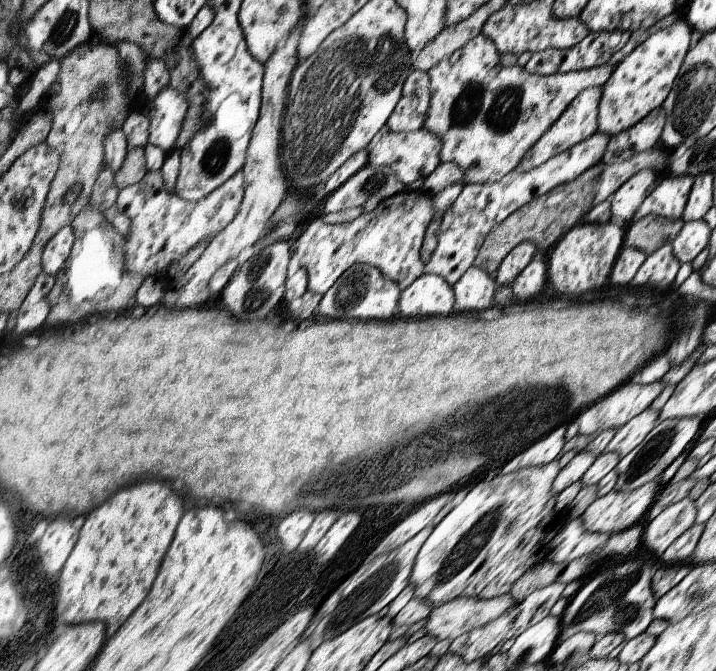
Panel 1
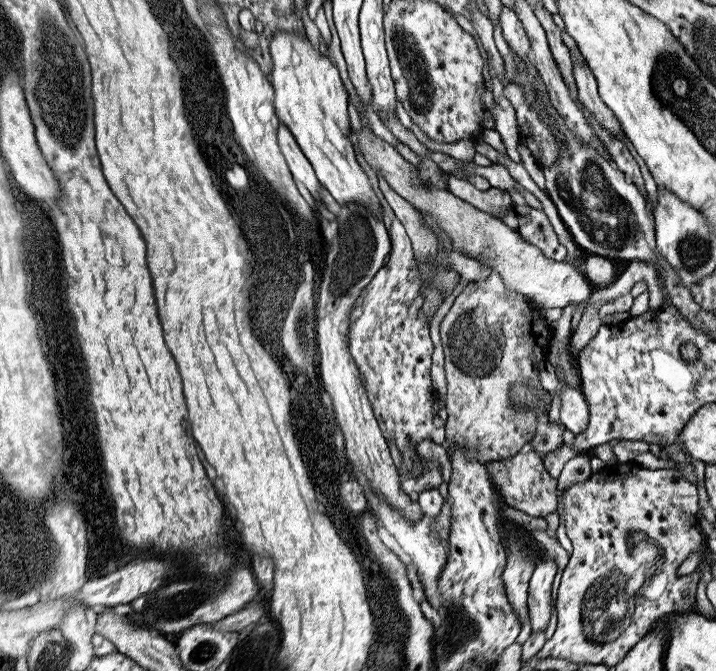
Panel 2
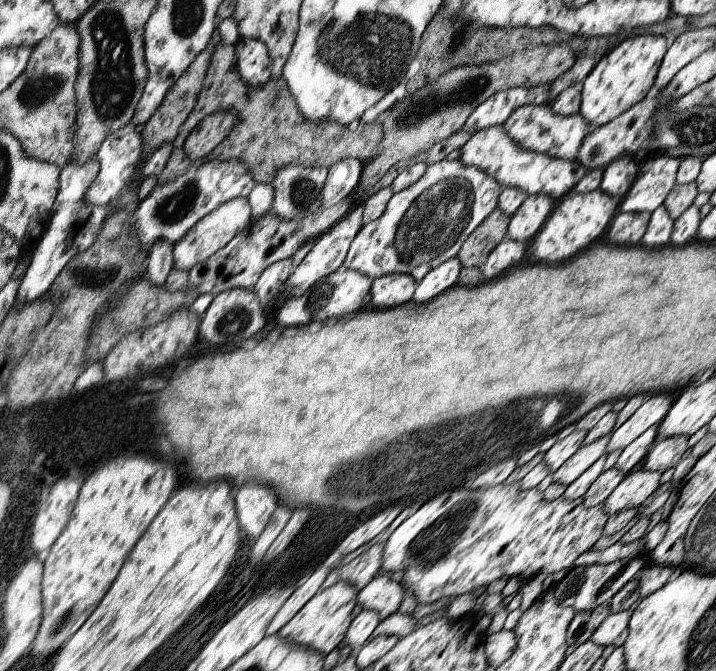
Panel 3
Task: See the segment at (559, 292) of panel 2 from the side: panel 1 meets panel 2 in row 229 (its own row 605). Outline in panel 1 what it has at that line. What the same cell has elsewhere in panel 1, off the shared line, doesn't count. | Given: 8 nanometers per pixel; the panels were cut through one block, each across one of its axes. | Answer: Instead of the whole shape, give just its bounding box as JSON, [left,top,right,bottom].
[425,594,511,640]

